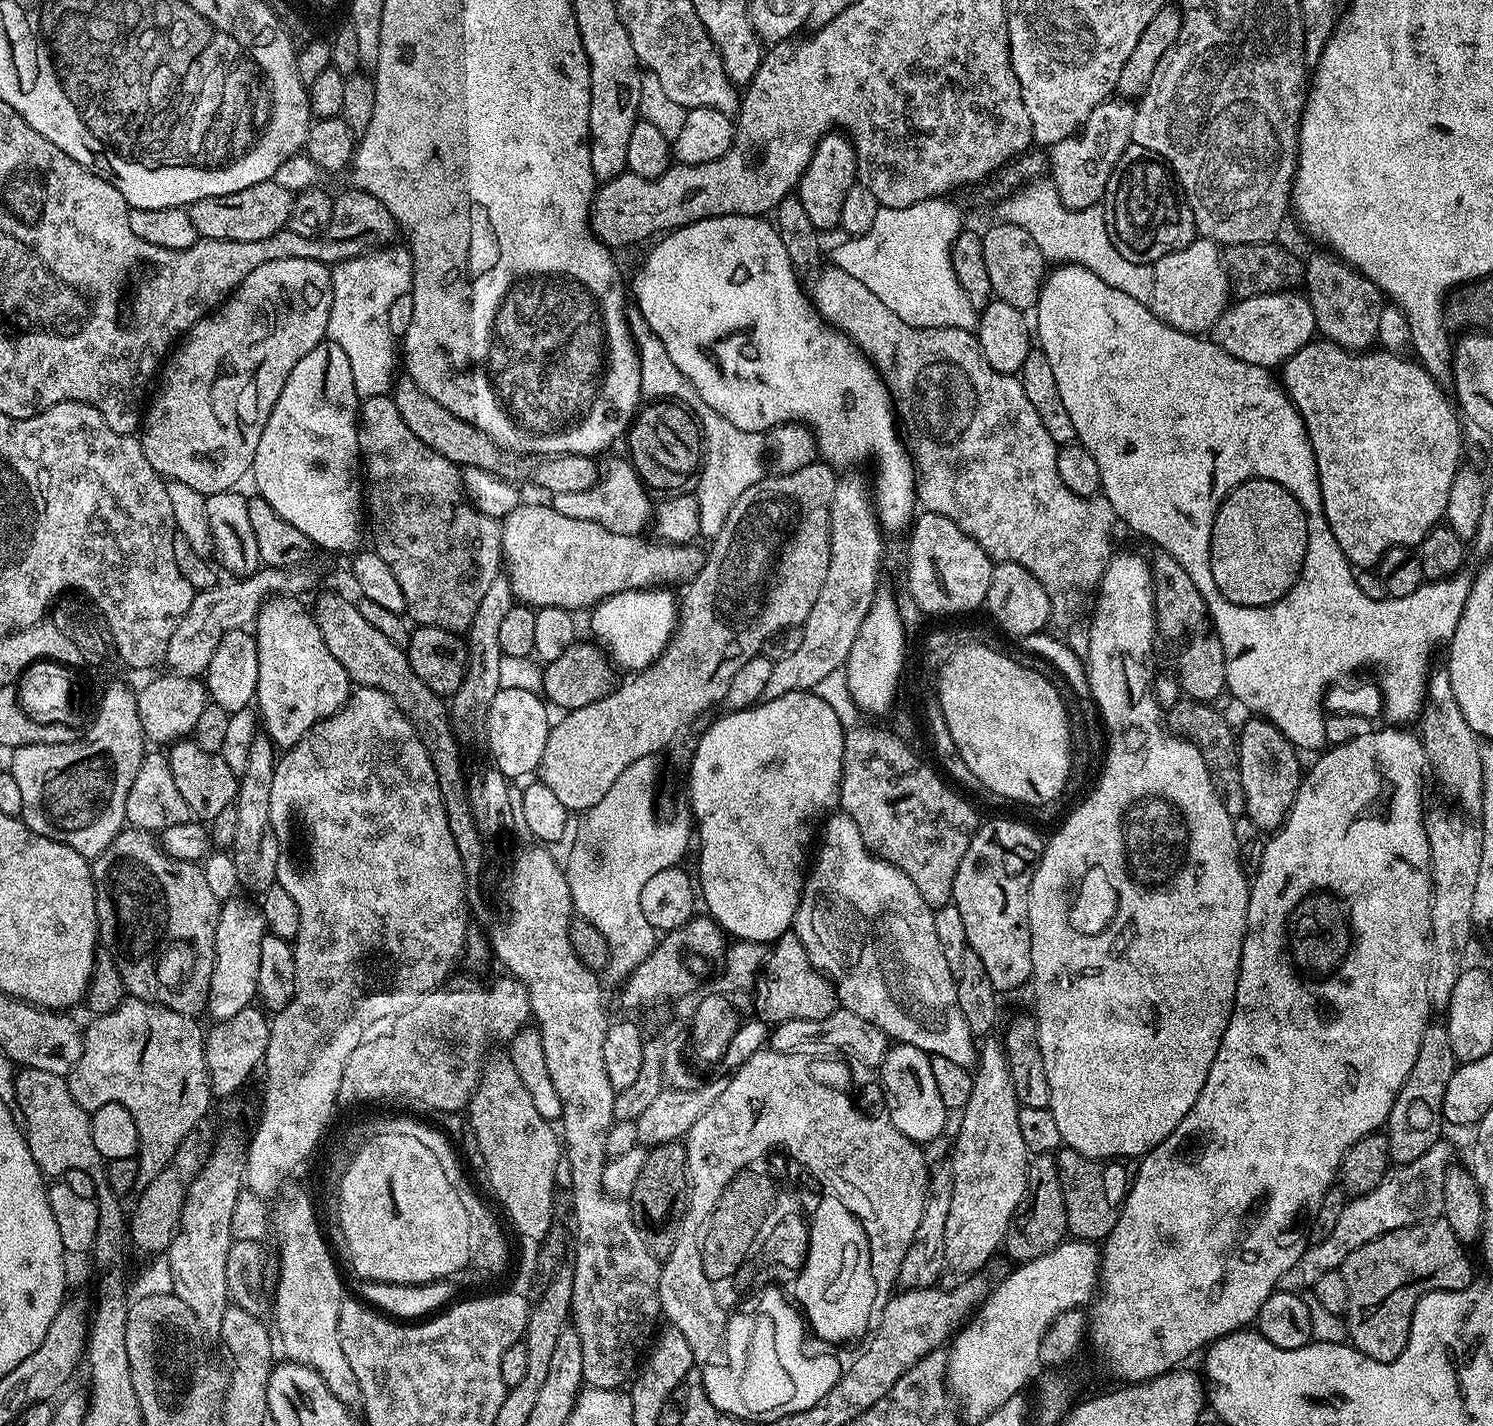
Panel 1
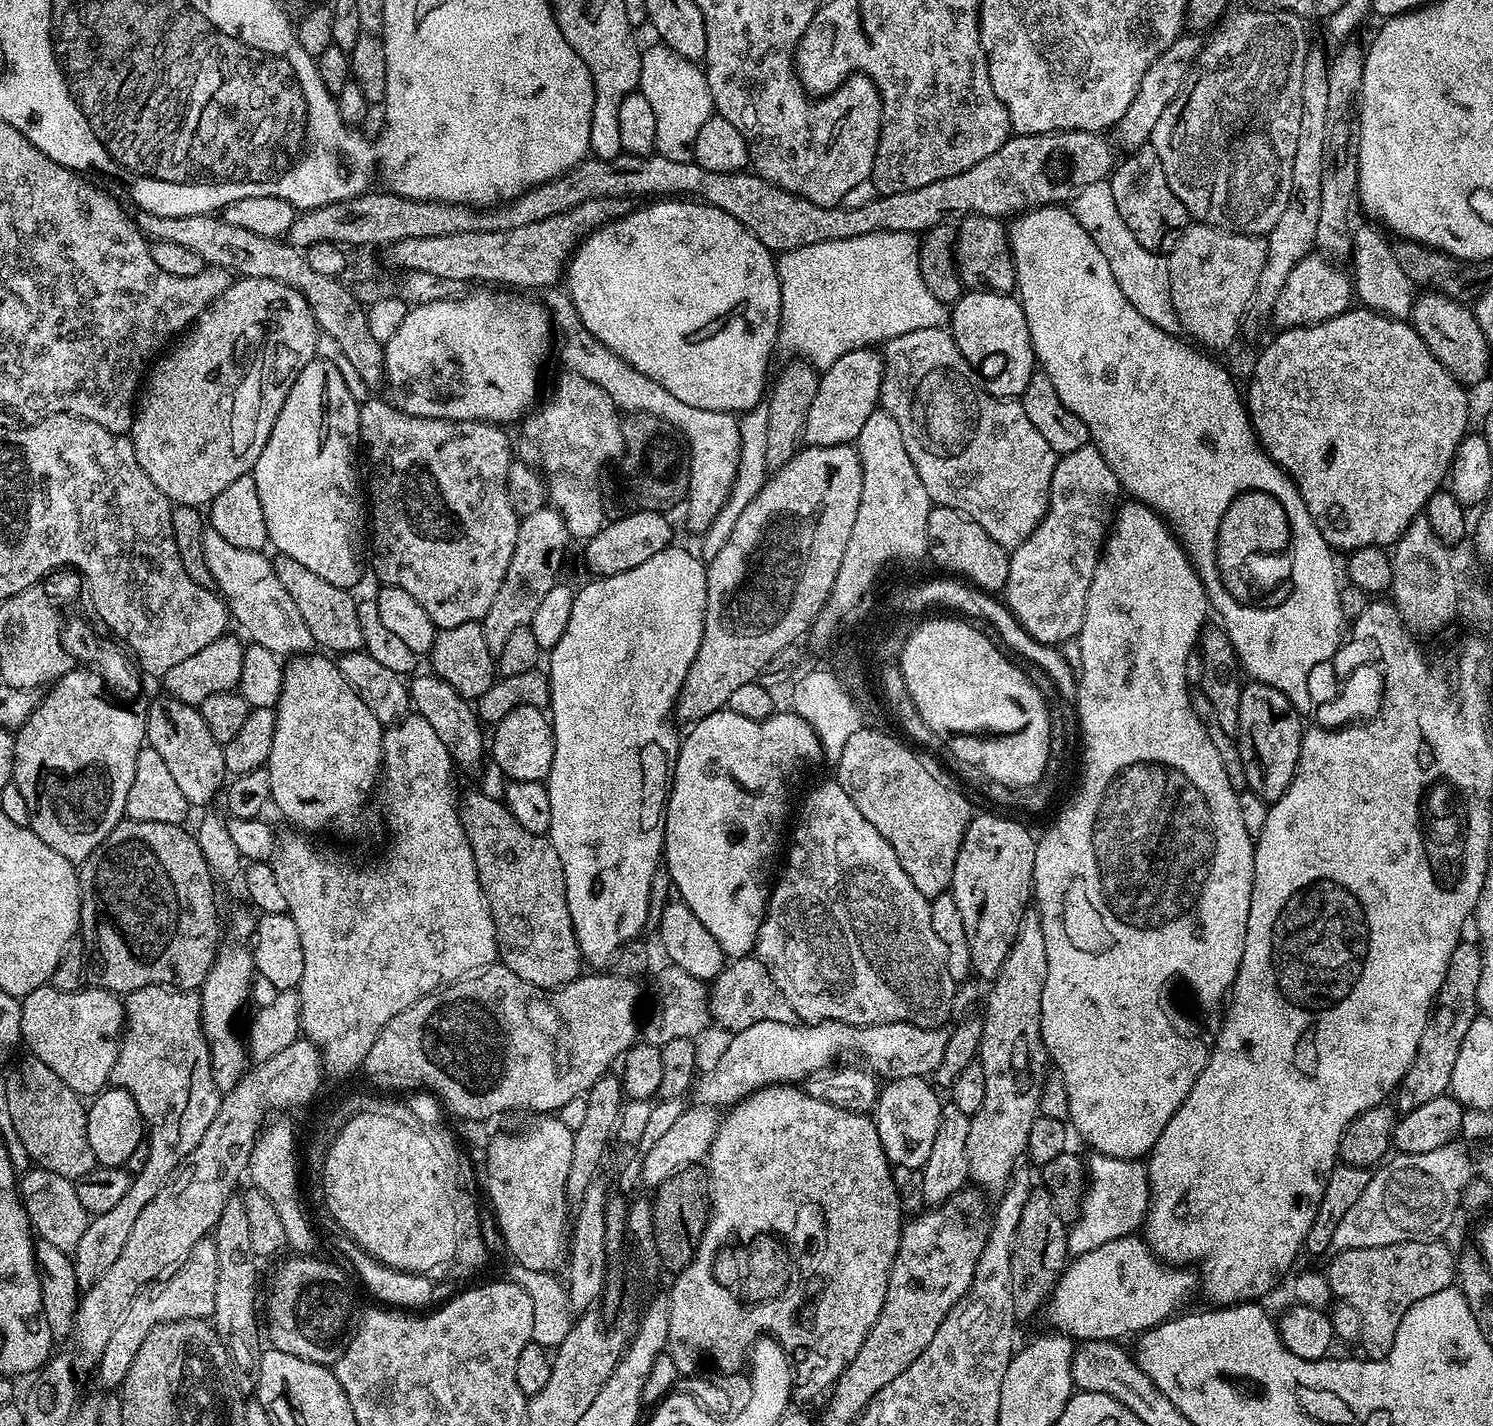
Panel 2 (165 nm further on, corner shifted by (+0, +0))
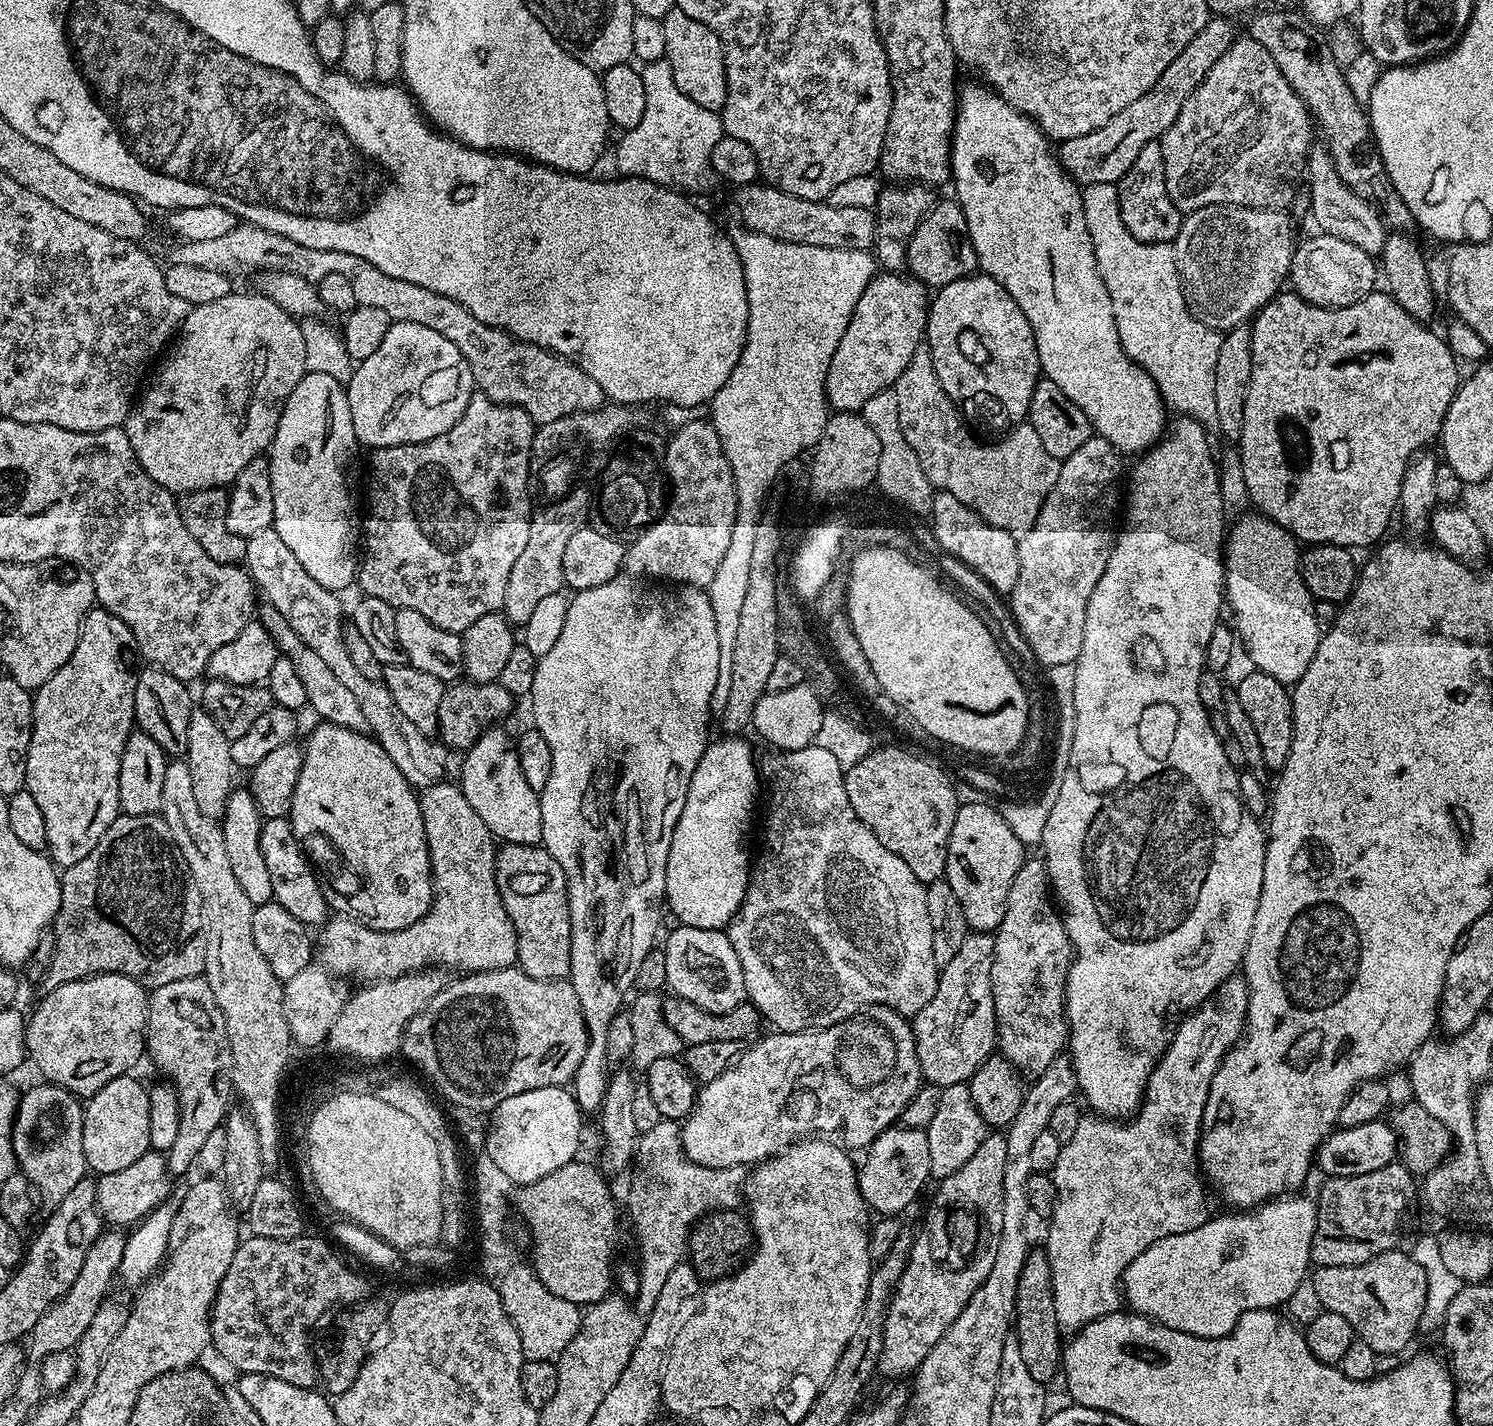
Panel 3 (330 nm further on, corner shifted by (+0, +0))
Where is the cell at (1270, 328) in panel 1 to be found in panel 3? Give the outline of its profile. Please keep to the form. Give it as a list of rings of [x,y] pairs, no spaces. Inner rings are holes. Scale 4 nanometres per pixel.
[[[1315,235],[1309,240],[1302,241],[1301,244],[1299,241],[1292,253],[1290,284],[1296,295],[1303,298],[1307,304],[1316,304],[1319,308],[1345,308],[1369,296],[1377,287],[1378,264],[1374,257],[1366,254],[1366,250],[1358,250],[1358,246],[1354,246],[1354,242],[1346,242],[1337,236]]]

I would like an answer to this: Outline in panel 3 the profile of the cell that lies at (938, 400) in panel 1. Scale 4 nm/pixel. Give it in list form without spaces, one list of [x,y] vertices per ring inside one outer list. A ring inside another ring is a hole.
[[[921,346],[917,348],[914,358],[910,358],[910,366],[906,366],[906,370],[902,370],[902,374],[896,379],[894,390],[898,394],[898,422],[902,422],[902,434],[906,434],[906,442],[910,442],[910,450],[914,450],[914,454],[918,454],[918,462],[922,466],[922,470],[926,474],[926,478],[932,483],[933,489],[945,492],[946,494],[954,494],[954,498],[958,498],[958,502],[962,502],[962,506],[966,506],[971,512],[977,512],[986,523],[992,524],[996,528],[1006,530],[1011,536],[1021,537],[1024,533],[1029,532],[1034,526],[1034,522],[1038,522],[1038,510],[1042,510],[1042,502],[1046,502],[1046,494],[1050,494],[1050,490],[1054,490],[1054,482],[1058,482],[1058,474],[1060,473],[1061,461],[1054,458],[1054,454],[1046,451],[1046,446],[1042,446],[1042,438],[1038,438],[1038,433],[1034,430],[1034,426],[1030,423],[1017,424],[1005,431],[1001,440],[979,440],[970,429],[964,425],[964,420],[960,417],[957,401],[952,400],[942,386],[942,382],[938,382],[938,374],[932,365],[932,356],[928,352],[927,347]]]

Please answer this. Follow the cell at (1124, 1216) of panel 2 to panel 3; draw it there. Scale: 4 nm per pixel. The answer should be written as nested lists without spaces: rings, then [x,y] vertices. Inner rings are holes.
[[[1233,974],[1199,1008],[1177,1023],[1172,1045],[1153,1068],[1150,1091],[1135,1115],[1123,1122],[1095,1114],[1081,1115],[1074,1138],[1063,1141],[1062,1154],[1058,1154],[1056,1167],[1050,1173],[1060,1201],[1052,1212],[1046,1243],[1052,1267],[1054,1308],[1058,1310],[1061,1329],[1083,1330],[1111,1312],[1121,1311],[1122,1277],[1128,1264],[1158,1238],[1194,1230],[1209,1220],[1208,1196],[1204,1193],[1205,1181],[1198,1163],[1200,1124],[1204,1120],[1210,1082],[1225,1054],[1244,1035],[1247,1015],[1248,987],[1243,975]]]

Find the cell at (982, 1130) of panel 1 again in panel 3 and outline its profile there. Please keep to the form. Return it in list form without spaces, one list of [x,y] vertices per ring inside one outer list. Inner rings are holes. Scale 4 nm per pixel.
[[[1040,858],[1025,859],[1022,870],[1018,870],[1018,875],[1010,886],[1004,921],[994,933],[990,966],[998,1052],[1021,1077],[1041,1076],[1050,1066],[1050,1062],[1054,1062],[1057,1056],[1065,1051],[1068,1022],[1064,1018],[1064,983],[1072,957],[1072,943],[1068,940],[1068,931],[1064,929],[1064,921],[1050,891],[1048,866]]]

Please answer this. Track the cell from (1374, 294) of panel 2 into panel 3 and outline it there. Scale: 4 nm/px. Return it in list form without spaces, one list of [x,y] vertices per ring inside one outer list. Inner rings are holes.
[[[1327,150],[1309,151],[1306,157],[1307,164],[1308,189],[1306,189],[1306,195],[1310,205],[1310,220],[1320,227],[1317,229],[1323,235],[1337,236],[1346,242],[1354,242],[1354,246],[1358,246],[1358,250],[1366,250],[1366,254],[1370,254],[1374,258],[1379,257],[1384,250],[1386,235],[1386,225],[1380,219],[1379,214],[1365,200],[1358,198],[1358,194],[1354,194],[1354,190],[1350,190],[1350,186],[1346,186],[1346,182],[1342,182],[1342,178],[1338,178],[1338,170]]]

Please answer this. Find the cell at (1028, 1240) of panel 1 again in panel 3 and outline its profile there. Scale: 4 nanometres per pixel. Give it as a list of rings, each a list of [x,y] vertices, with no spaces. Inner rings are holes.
[[[1033,1247],[1018,1278],[1016,1291],[1016,1318],[1014,1337],[1021,1346],[1022,1359],[1035,1382],[1051,1385],[1056,1372],[1061,1371],[1062,1364],[1062,1329],[1058,1322],[1058,1310],[1054,1308],[1054,1290],[1052,1289],[1052,1267],[1048,1261],[1047,1251],[1043,1247]]]

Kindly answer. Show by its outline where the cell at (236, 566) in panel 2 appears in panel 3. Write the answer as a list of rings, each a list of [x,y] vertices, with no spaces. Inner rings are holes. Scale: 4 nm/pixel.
[[[261,603],[258,608],[258,620],[274,638],[277,649],[291,660],[294,670],[298,670],[298,678],[302,678],[302,686],[306,686],[307,707],[313,708],[327,723],[337,724],[355,732],[364,732],[368,726],[366,714],[362,714],[362,708],[355,701],[354,694],[350,694],[350,690],[346,690],[346,686],[342,686],[342,682],[334,678],[330,666],[326,666],[326,662],[322,662],[322,658],[318,658],[318,654],[314,654],[314,650],[304,644],[304,639],[288,625],[280,611],[273,604]]]

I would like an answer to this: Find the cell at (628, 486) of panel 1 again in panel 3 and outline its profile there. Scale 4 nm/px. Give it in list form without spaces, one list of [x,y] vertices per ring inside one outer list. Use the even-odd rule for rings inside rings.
[[[247,222],[237,223],[236,228],[222,235],[222,238],[178,244],[170,257],[173,264],[206,266],[206,270],[220,272],[228,270],[231,264],[237,264],[240,268],[292,272],[311,282],[326,278],[326,274],[342,274],[350,278],[357,304],[378,306],[378,310],[386,310],[394,322],[414,322],[418,326],[427,326],[442,334],[442,338],[454,342],[470,366],[475,387],[496,404],[512,404],[521,408],[537,425],[552,422],[563,415],[605,407],[606,397],[602,386],[594,382],[589,372],[583,372],[579,363],[561,358],[547,348],[539,348],[537,344],[518,340],[503,328],[484,324],[456,300],[434,290],[426,290],[426,286],[402,282],[402,278],[390,278],[354,254],[342,250],[314,250],[282,234],[255,228]]]

